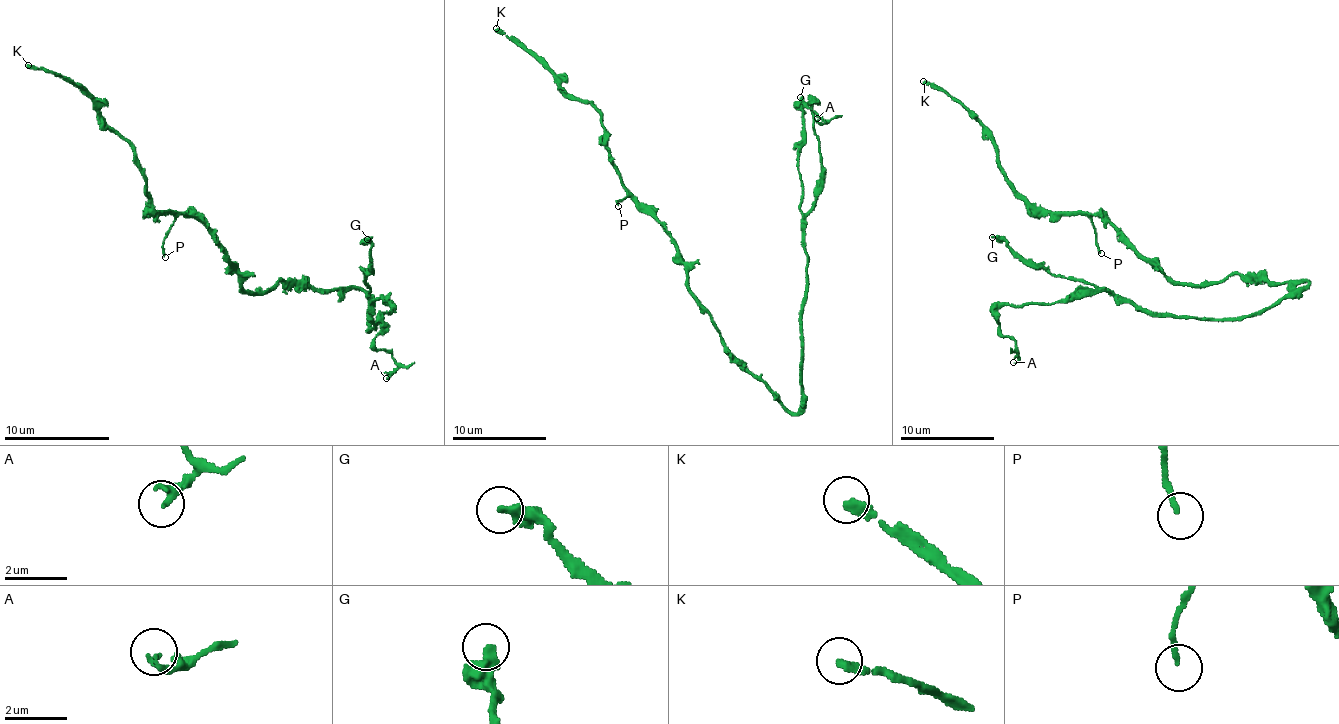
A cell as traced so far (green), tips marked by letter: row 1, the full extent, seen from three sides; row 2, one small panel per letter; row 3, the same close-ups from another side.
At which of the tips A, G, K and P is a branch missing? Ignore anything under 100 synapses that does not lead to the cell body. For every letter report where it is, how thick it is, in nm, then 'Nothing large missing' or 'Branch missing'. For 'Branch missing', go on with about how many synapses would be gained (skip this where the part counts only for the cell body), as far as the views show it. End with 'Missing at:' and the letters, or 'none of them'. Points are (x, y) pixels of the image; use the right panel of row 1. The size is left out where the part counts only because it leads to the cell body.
A: Place: (1013, 362). Thickness 110 nm. Nothing large missing
G: Place: (992, 237). Thickness 340 nm. Nothing large missing
K: Place: (923, 81). Thickness 280 nm. Branch missing. Roughly 180 synapses
P: Place: (1101, 253). Thickness 160 nm. Nothing large missing
Missing at: K

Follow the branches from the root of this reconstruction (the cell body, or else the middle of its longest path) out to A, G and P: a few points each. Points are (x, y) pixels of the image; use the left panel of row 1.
A: (296, 281), (359, 289), (370, 331), (373, 302), (391, 307), (375, 339), (396, 365), (386, 378)
G: (296, 281), (317, 289), (359, 289), (367, 297), (367, 328), (375, 328), (365, 283), (370, 273), (367, 239)
P: (296, 281), (280, 281), (267, 291), (246, 291), (222, 244), (199, 220), (183, 215), (165, 239), (165, 257)

